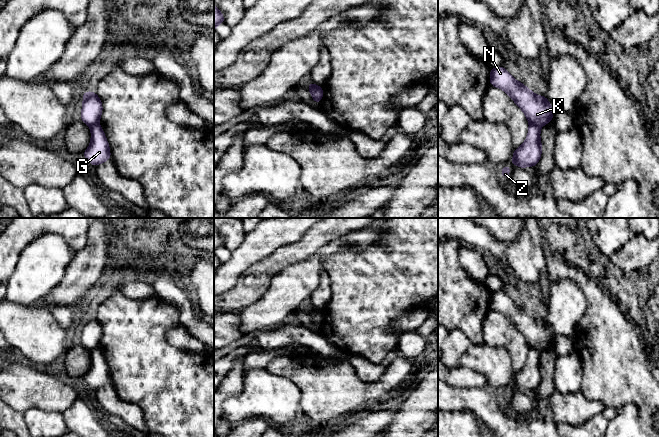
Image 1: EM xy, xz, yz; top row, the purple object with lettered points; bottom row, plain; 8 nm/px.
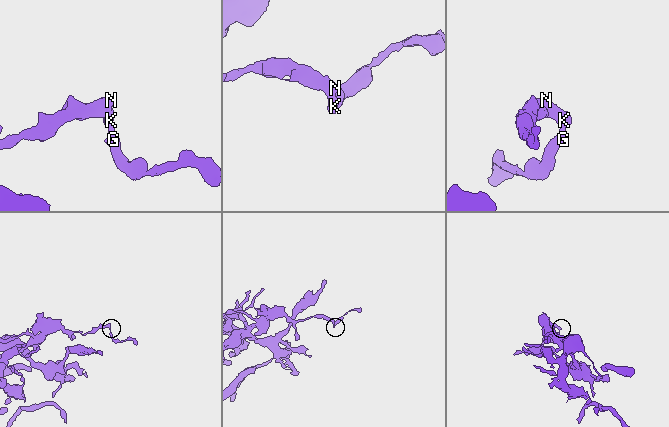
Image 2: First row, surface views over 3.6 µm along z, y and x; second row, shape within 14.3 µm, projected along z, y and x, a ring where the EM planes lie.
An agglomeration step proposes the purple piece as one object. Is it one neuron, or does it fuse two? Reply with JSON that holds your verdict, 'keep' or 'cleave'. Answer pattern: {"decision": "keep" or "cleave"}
{"decision": "cleave"}

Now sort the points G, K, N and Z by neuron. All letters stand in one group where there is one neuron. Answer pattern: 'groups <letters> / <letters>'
groups G Z / K N

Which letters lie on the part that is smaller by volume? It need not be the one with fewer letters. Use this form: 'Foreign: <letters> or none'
Foreign: G, Z

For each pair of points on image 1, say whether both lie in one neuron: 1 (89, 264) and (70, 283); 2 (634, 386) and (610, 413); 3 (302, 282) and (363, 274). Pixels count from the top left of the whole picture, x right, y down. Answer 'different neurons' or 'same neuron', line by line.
1: same neuron
2: different neurons
3: different neurons

